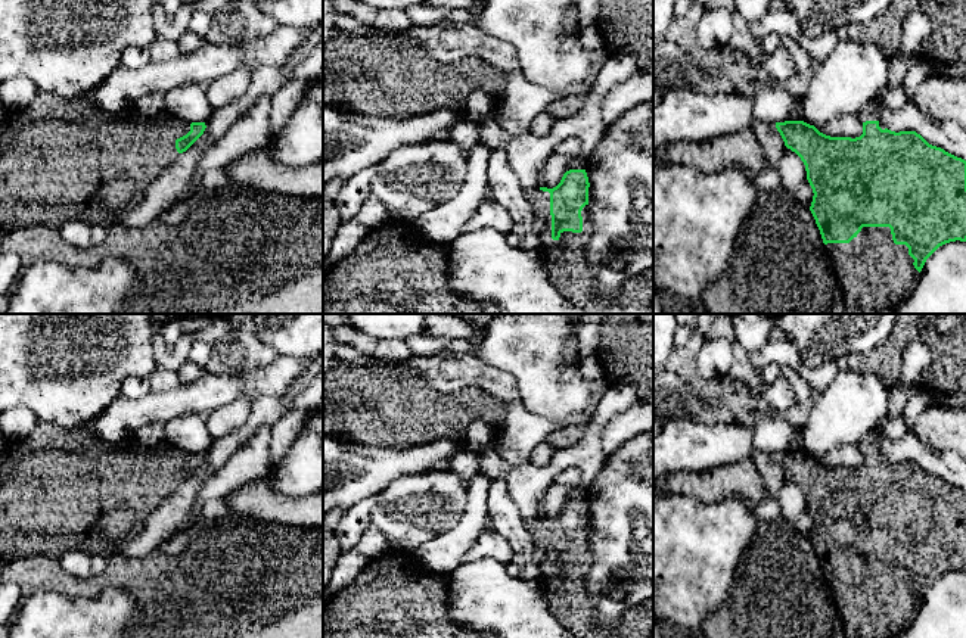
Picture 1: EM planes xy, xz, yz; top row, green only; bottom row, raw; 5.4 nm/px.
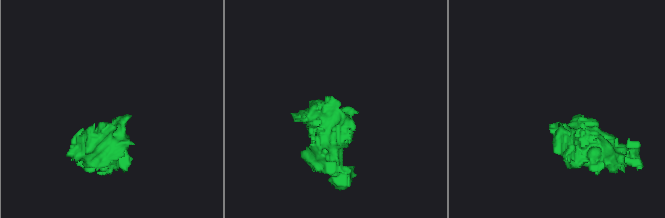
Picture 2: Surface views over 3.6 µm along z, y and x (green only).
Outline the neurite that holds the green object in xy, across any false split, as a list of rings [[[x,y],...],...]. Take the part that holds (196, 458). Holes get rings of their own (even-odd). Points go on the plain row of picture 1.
[[[38,421],[25,439],[15,441],[0,457],[0,561],[6,564],[35,554],[60,560],[68,551],[109,558],[142,530],[146,516],[186,482],[205,458],[205,452],[189,452],[167,441],[153,446],[143,446],[133,438],[108,444],[87,424],[78,429],[60,429]]]

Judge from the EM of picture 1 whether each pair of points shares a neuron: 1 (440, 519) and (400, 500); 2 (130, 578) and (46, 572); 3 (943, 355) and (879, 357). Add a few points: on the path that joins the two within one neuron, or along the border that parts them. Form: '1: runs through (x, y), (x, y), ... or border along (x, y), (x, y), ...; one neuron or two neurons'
1: runs through (429, 509), (410, 507); one neuron
2: runs through (109, 578), (98, 584), (67, 584); one neuron
3: runs through (929, 339), (926, 336), (904, 336), (895, 345); one neuron

